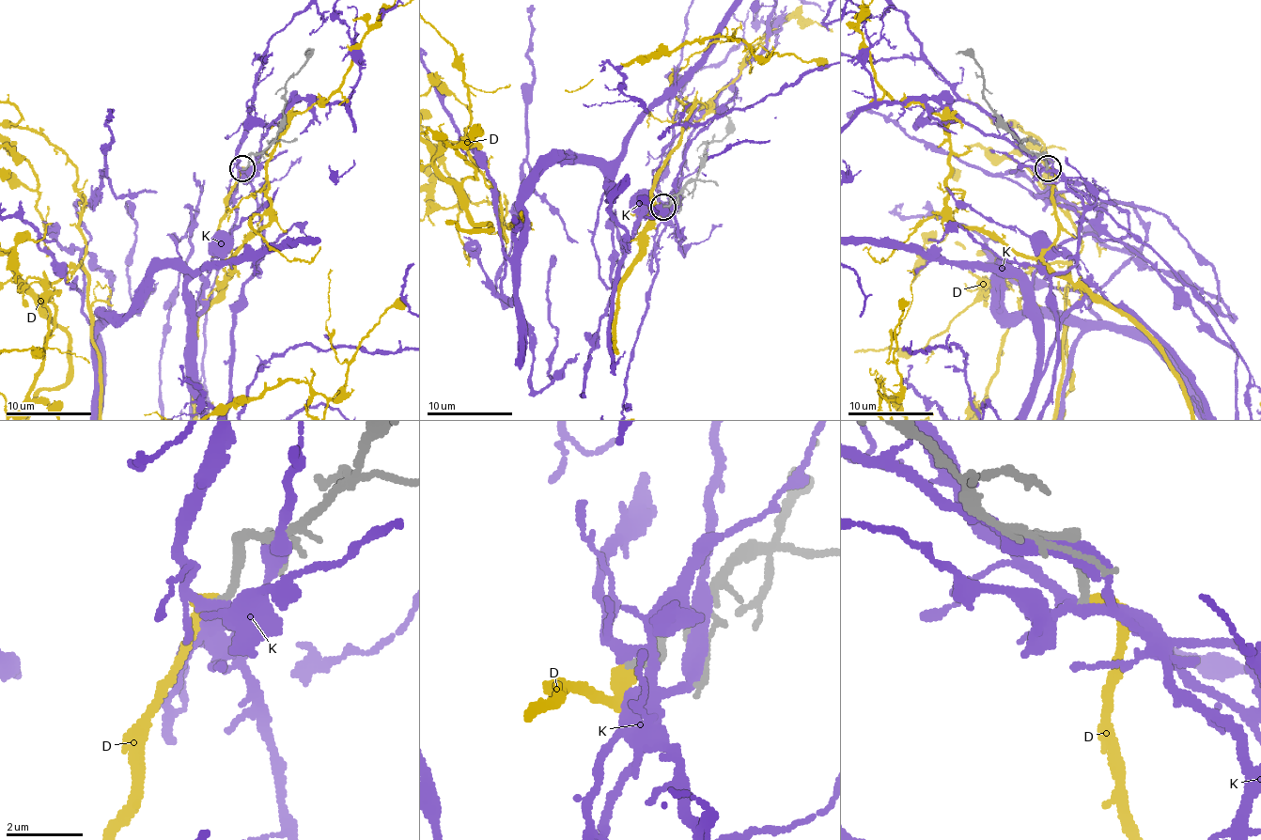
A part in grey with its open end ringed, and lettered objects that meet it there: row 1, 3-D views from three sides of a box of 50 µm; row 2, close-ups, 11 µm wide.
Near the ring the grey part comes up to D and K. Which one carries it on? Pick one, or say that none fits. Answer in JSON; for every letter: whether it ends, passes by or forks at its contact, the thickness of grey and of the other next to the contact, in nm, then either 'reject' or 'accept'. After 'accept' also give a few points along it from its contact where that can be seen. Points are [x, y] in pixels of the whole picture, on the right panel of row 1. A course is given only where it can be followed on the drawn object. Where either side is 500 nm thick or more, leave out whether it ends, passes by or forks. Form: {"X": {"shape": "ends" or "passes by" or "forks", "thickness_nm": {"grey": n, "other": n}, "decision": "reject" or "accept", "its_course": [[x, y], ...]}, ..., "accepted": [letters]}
{"D": {"shape": "ends", "thickness_nm": {"grey": 240, "other": 400}, "decision": "accept"}, "K": {"shape": "forks", "thickness_nm": {"grey": 240, "other": 240}, "decision": "reject"}, "accepted": ["D"]}

